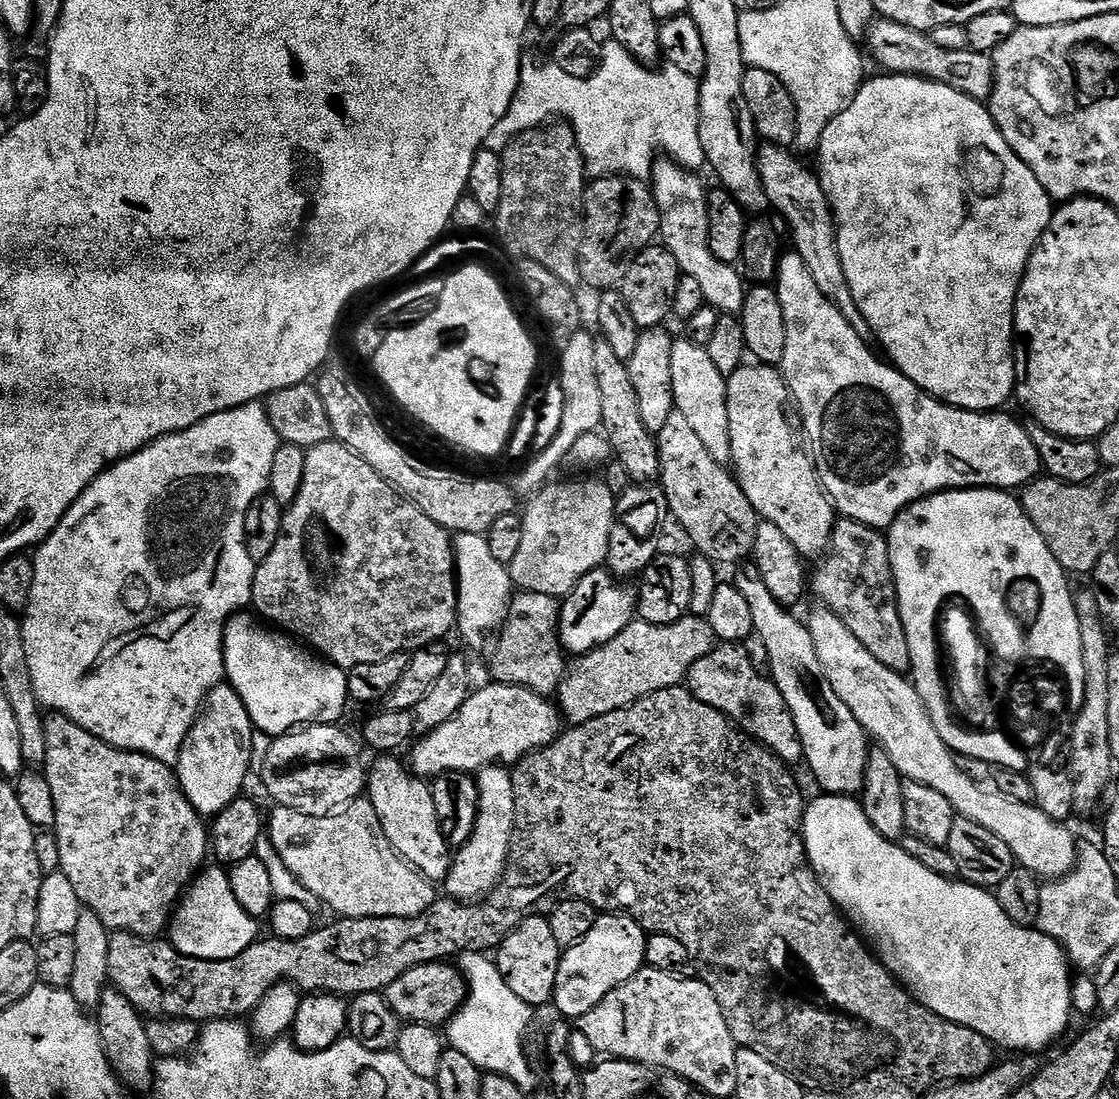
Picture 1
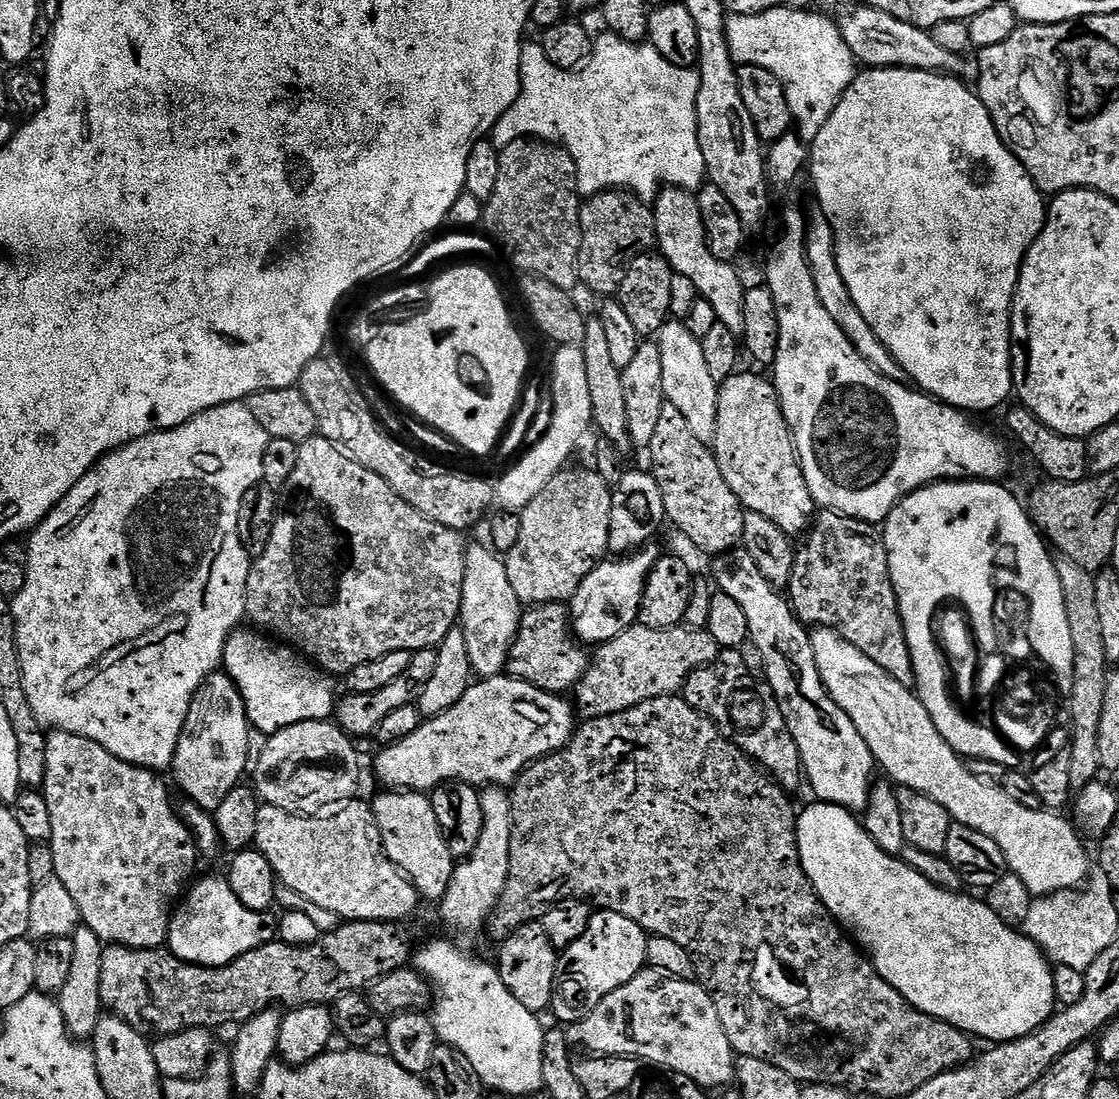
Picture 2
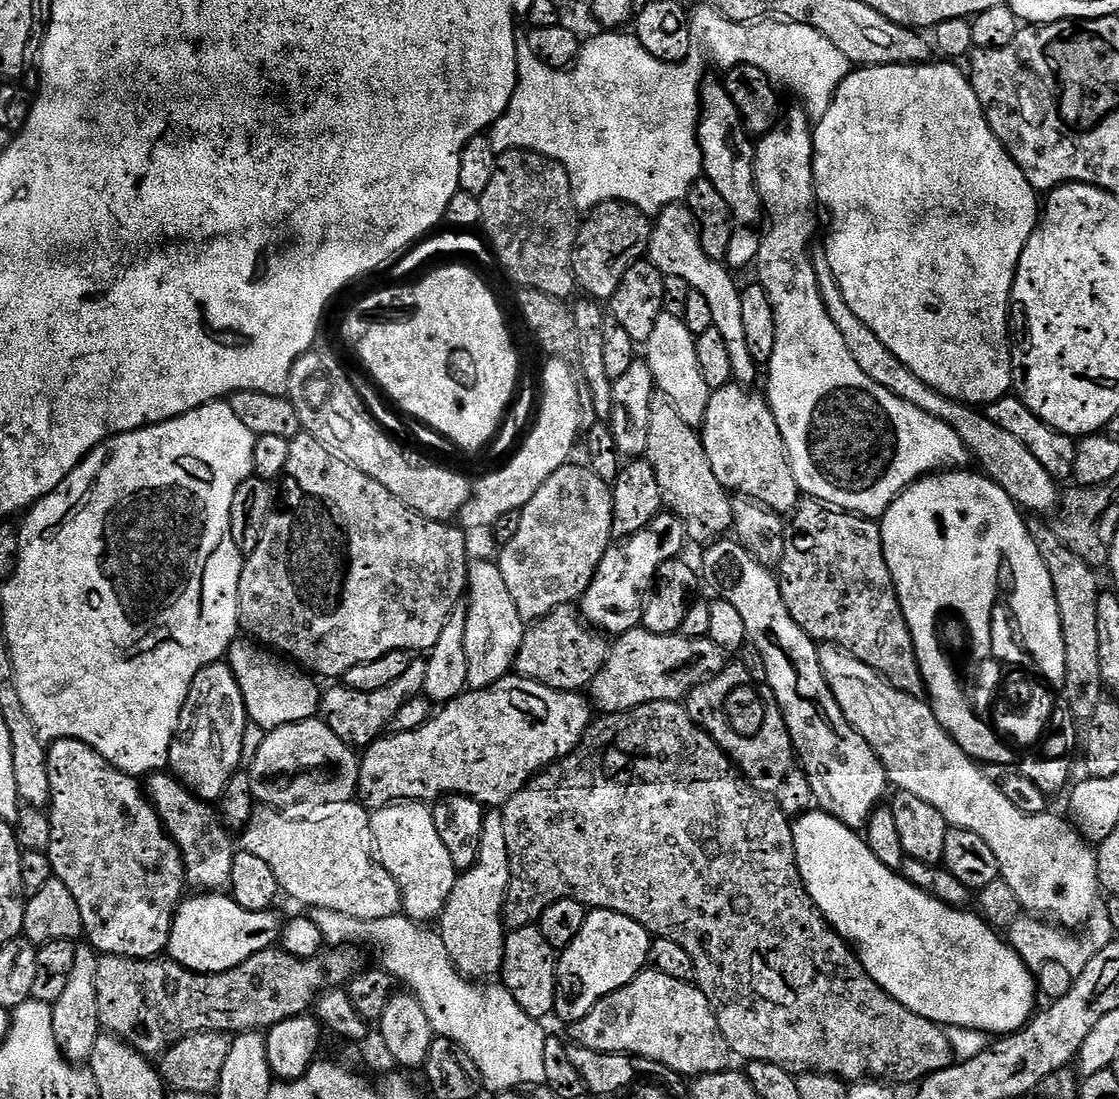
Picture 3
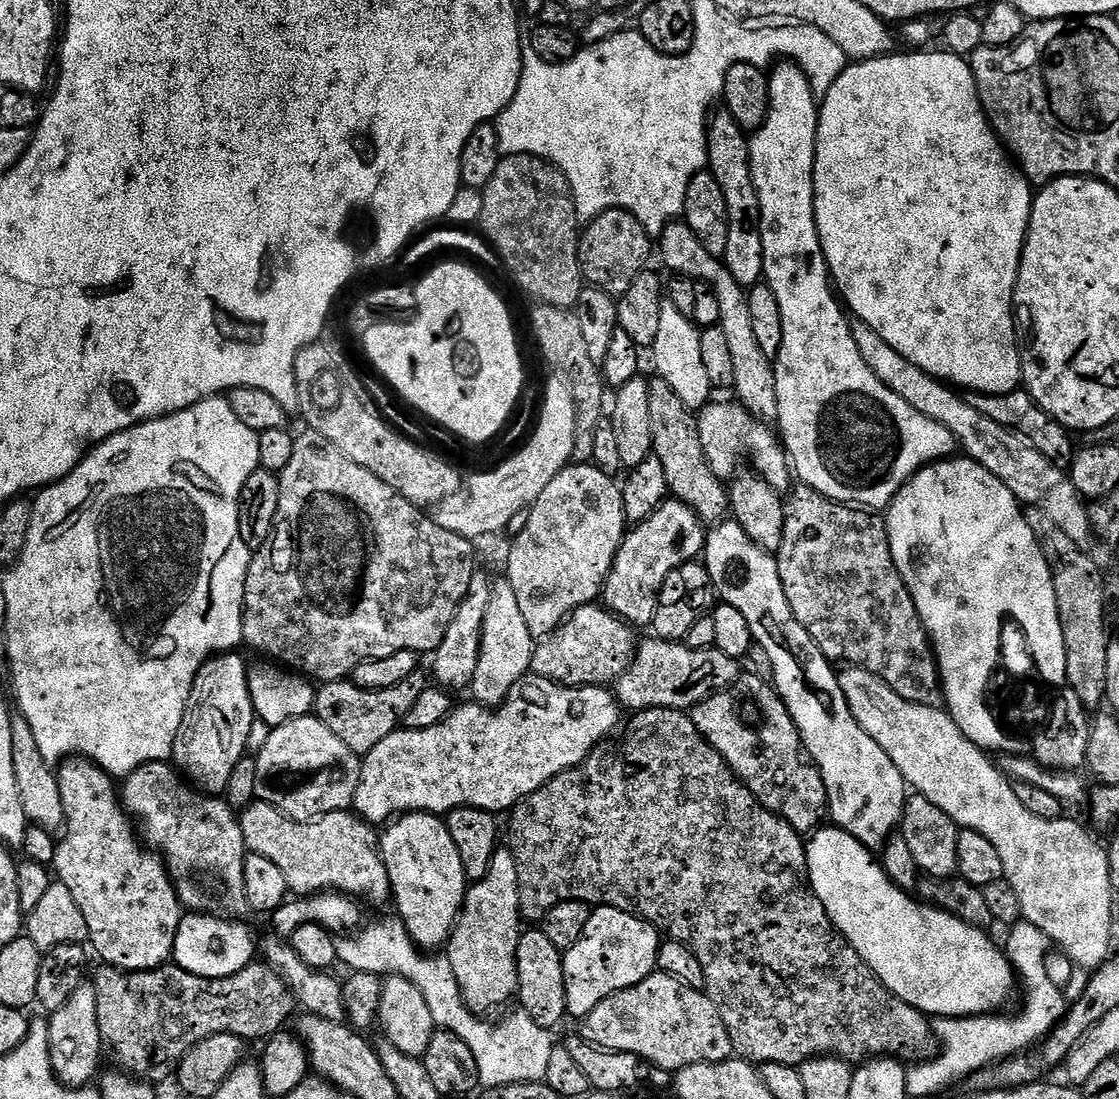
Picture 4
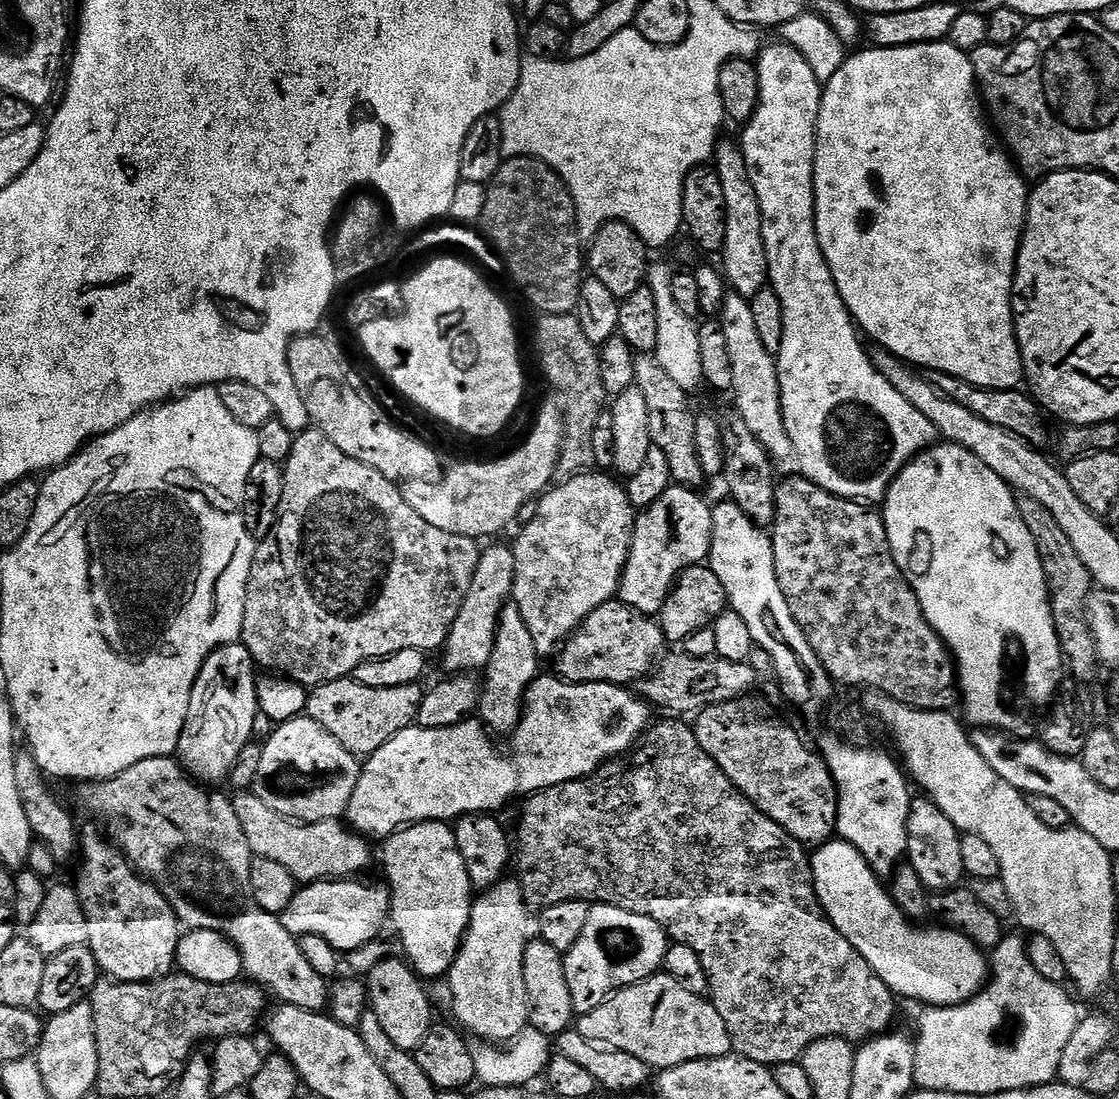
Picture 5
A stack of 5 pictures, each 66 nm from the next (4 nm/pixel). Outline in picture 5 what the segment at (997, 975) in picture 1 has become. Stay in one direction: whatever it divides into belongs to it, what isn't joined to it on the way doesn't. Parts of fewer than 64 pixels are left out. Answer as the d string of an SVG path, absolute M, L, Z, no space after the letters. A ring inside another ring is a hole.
M833 838L813 852L816 853L811 853L810 871L821 909L897 997L921 1000L921 1005L933 1008L949 1008L964 1004L984 987L990 976L989 957L947 926L915 928L853 844Z

